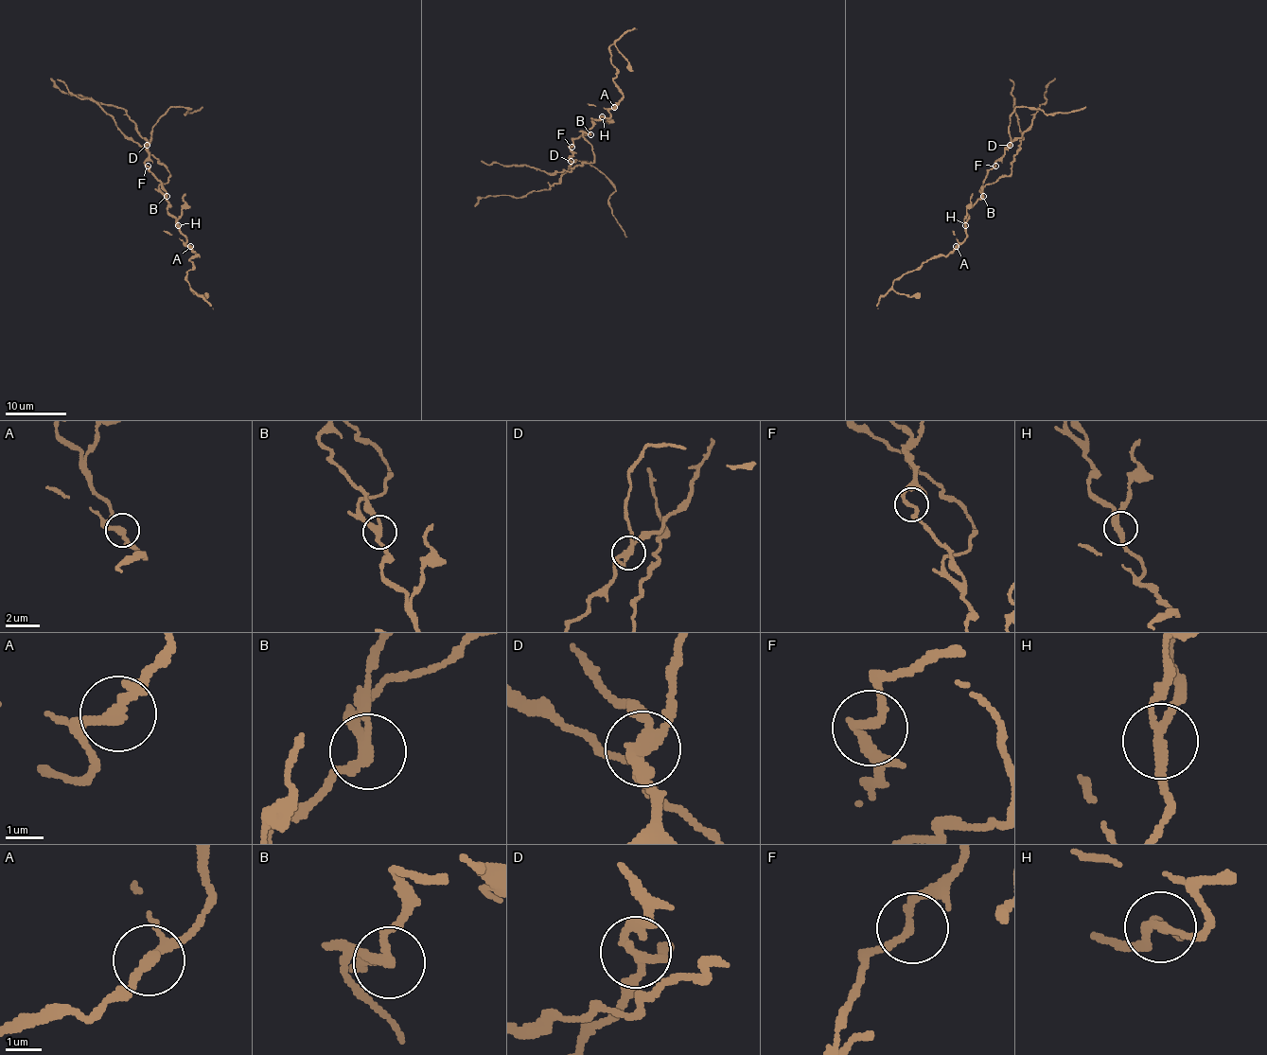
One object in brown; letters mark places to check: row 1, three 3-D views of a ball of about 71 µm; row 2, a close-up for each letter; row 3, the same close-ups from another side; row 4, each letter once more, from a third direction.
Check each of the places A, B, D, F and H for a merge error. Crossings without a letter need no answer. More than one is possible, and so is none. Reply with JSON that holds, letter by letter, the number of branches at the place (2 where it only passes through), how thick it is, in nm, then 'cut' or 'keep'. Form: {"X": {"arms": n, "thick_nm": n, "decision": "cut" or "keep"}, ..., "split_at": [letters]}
{"A": {"arms": 2, "thick_nm": 280, "decision": "keep"}, "B": {"arms": 2, "thick_nm": 300, "decision": "cut"}, "D": {"arms": 3, "thick_nm": 240, "decision": "cut"}, "F": {"arms": 2, "thick_nm": 200, "decision": "keep"}, "H": {"arms": 3, "thick_nm": 200, "decision": "cut"}, "split_at": ["B", "D", "H"]}

